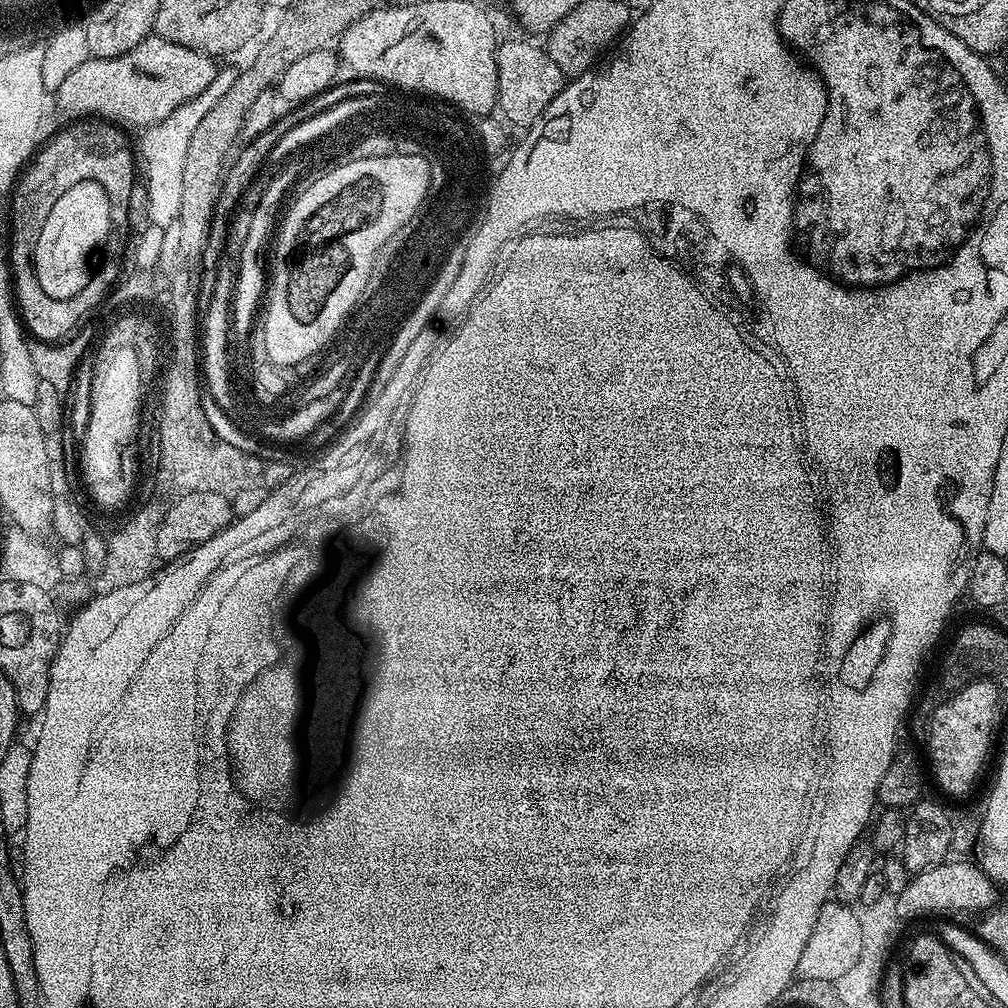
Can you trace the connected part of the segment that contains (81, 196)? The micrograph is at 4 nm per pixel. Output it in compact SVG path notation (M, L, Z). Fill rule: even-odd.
M89 180L70 186L70 190L54 202L50 214L46 214L42 234L38 234L38 242L34 246L32 264L36 267L36 277L42 290L55 300L74 298L74 294L78 294L90 279L88 263L92 255L94 260L112 229L110 198L106 198L106 190L102 190L98 182Z

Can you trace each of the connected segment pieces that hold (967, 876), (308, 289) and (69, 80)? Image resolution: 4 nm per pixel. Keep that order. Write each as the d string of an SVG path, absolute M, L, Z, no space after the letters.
M952 858L925 872L913 875L905 889L894 896L894 912L913 912L917 918L931 912L972 912L979 914L997 903L998 885L968 858Z
M364 154L362 162L358 162L354 166L348 168L332 168L326 174L317 177L305 187L295 200L288 205L288 210L284 214L283 220L278 225L278 231L274 236L274 245L276 249L272 252L272 270L270 266L270 283L266 288L266 303L263 305L262 314L264 312L264 329L262 335L266 344L266 354L270 359L279 361L301 361L306 359L311 361L316 356L314 350L316 344L324 344L324 340L328 340L328 335L332 333L332 328L340 325L340 316L344 316L344 312L348 312L348 304L356 301L356 292L360 292L360 288L364 285L364 272L368 272L368 264L372 261L372 248L380 245L380 240L388 237L388 232L396 229L396 224L408 220L407 214L412 208L422 206L424 200L427 199L427 188L430 186L430 166L427 165L425 158L416 156L386 156L377 154Z
M155 34L147 36L134 50L126 50L126 54L118 54L114 58L98 58L92 56L82 62L82 66L74 66L70 74L66 74L62 84L55 88L56 104L64 112L69 112L72 118L103 118L108 122L115 122L117 125L133 124L136 130L149 128L152 124L162 122L178 110L190 98L202 94L210 82L214 82L218 64L209 53L199 52L190 46L178 46L166 38Z

